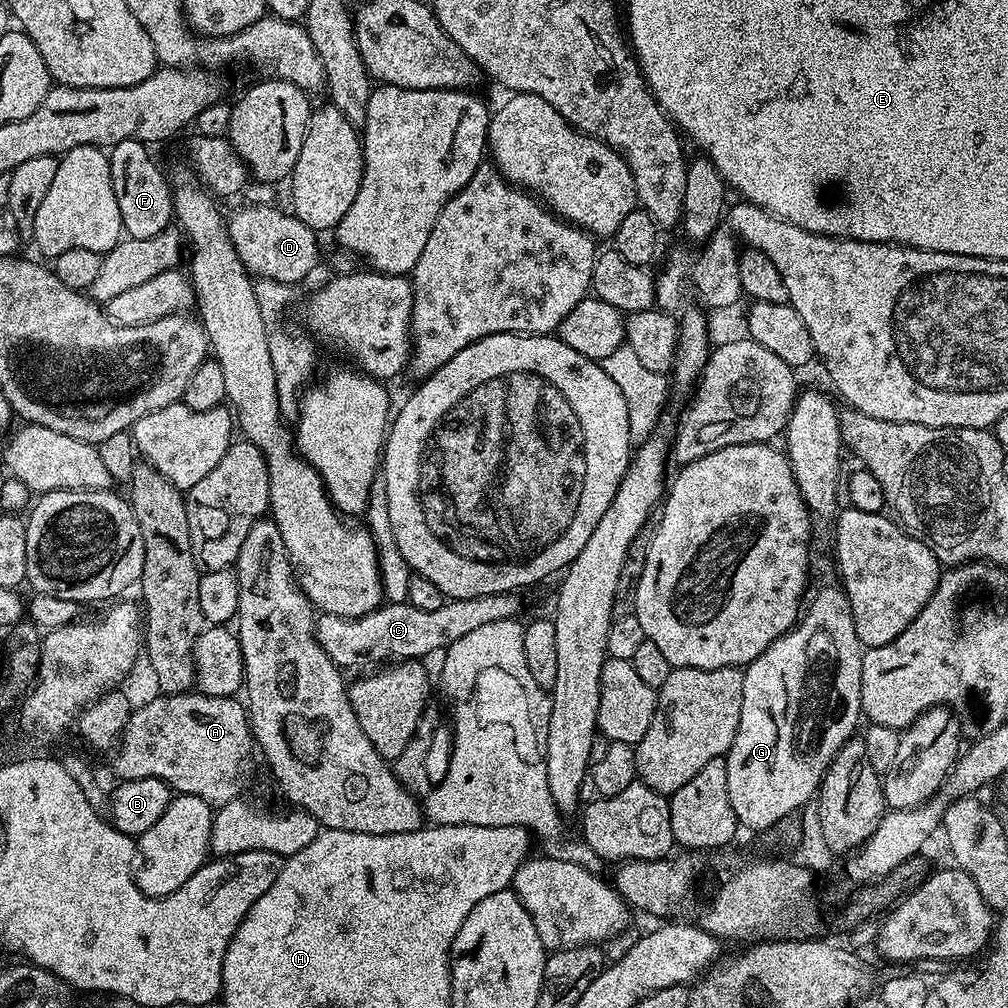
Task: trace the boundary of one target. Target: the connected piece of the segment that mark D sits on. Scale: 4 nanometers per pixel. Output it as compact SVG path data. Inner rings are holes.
M245 203L244 208L237 210L233 216L227 217L228 237L234 246L234 250L240 255L245 269L253 277L262 280L277 280L283 284L299 285L299 280L304 280L316 268L320 260L320 244L316 241L317 233L310 226L306 226L291 211L276 208L275 203L250 204Z

